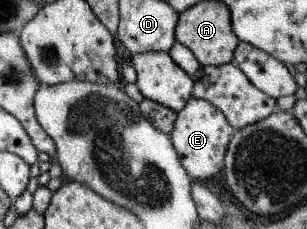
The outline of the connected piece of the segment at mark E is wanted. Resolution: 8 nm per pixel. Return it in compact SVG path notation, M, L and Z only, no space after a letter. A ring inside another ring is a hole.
M191 96L176 113L173 127L167 136L187 175L192 180L205 183L223 169L227 142L233 132L234 129L217 108L214 108L207 100Z

